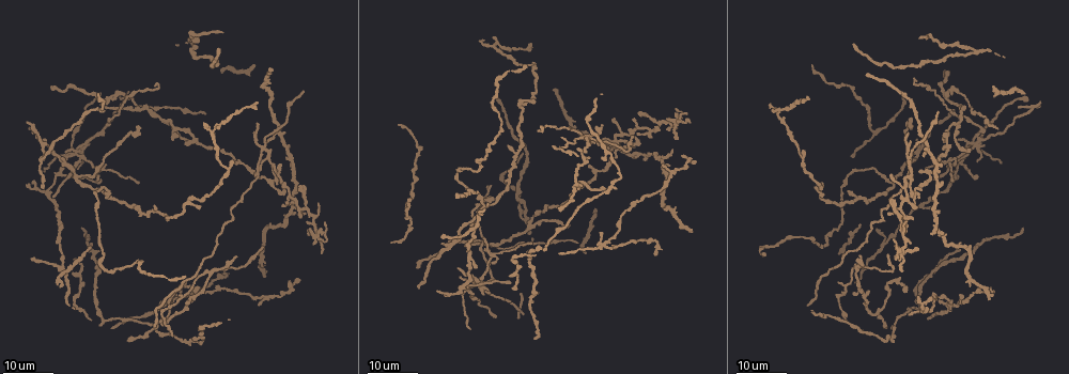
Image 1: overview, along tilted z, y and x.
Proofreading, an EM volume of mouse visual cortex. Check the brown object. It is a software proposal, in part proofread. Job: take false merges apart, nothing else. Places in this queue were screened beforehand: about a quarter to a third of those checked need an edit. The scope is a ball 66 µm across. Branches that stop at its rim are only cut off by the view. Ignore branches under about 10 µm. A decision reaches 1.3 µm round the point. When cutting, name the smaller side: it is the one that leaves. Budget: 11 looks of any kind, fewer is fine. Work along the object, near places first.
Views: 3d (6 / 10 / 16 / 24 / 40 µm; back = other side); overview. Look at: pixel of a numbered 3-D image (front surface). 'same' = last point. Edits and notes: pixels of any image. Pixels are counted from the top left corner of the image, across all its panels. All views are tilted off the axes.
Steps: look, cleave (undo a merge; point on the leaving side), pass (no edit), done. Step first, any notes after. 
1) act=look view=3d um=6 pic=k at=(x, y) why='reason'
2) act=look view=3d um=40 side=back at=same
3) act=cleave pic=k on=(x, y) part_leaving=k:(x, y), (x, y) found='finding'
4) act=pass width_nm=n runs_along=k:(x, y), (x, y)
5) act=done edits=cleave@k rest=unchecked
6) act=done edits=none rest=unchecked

act=look view=3d um=24 pic=1 at=(604, 245) why='two arms in line, one across'

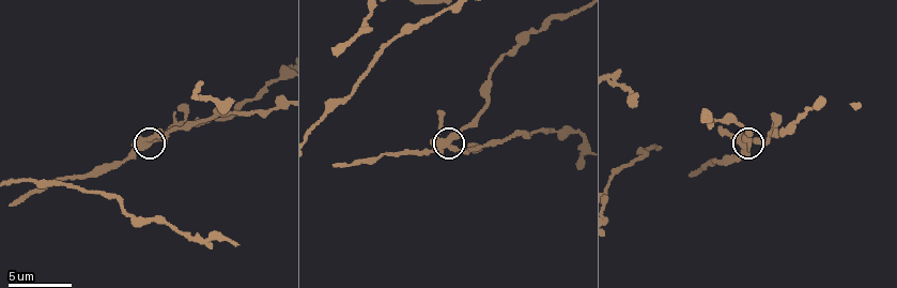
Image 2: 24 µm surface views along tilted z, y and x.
act=look view=3d um=6 pic=2 at=(453, 145)

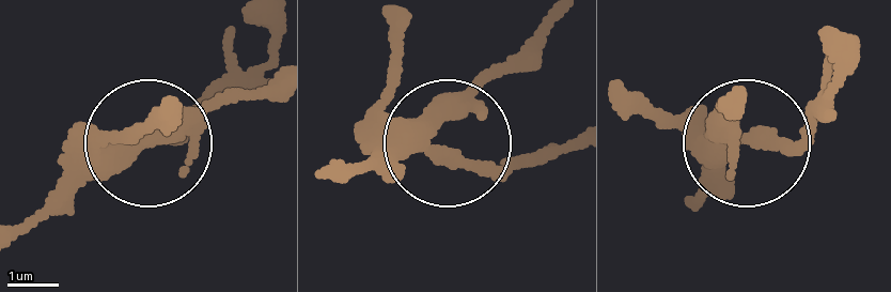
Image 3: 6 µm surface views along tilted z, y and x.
act=pass arms=3 found='continuous, no second neuron'

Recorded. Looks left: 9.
act=look view=3d um=16 pic=1 at=(210, 274) why='four-way junction'

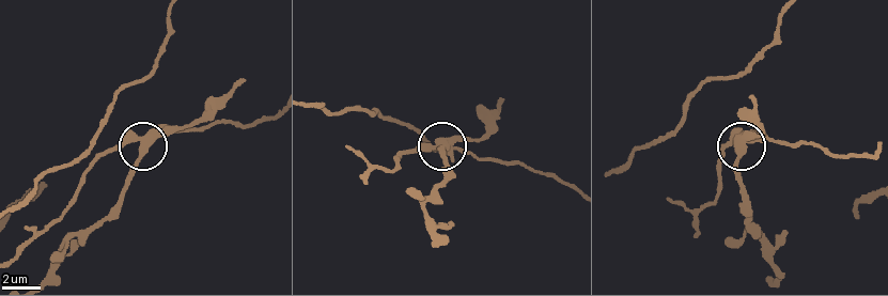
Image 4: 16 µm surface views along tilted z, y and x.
act=look view=3d um=10 pic=4 at=(740, 147)

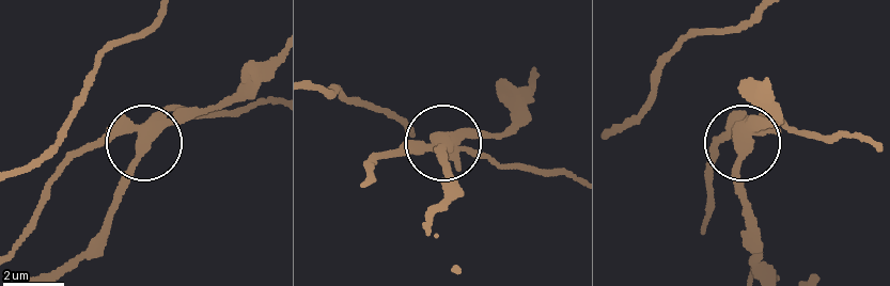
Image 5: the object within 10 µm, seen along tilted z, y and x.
act=look view=3d um=10 side=back pic=5 at=(447, 141)

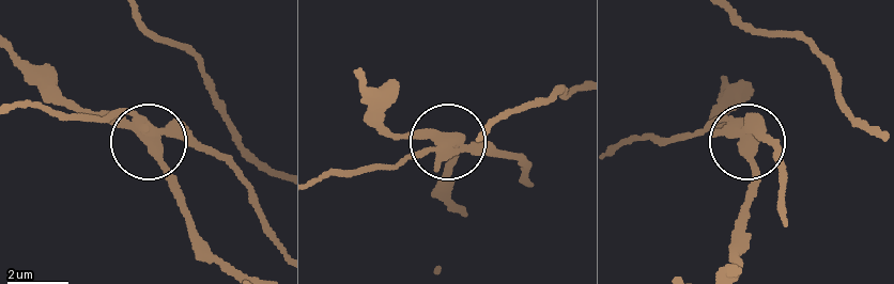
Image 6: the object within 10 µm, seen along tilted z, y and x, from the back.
act=cleave pic=6 on=(184, 123) arms=4 part_leaving=6:(145, 121), (193, 133), (220, 156), (279, 242) found='a second neuron is stuck on'

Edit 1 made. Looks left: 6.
act=look view=overview

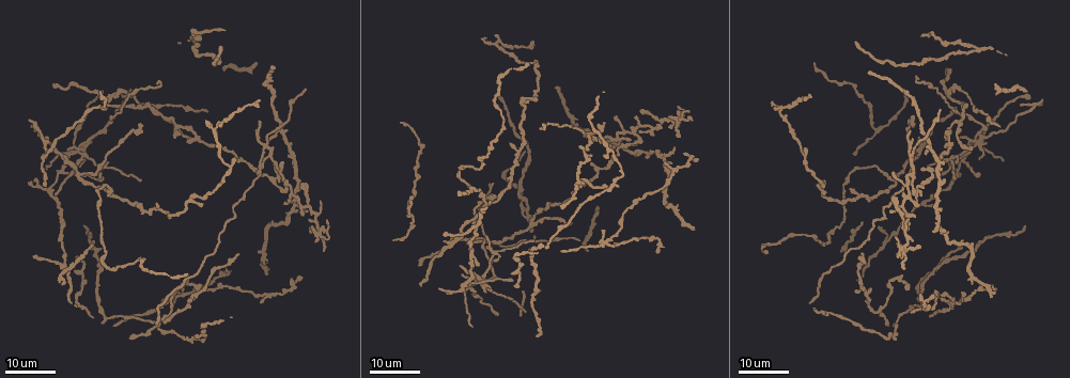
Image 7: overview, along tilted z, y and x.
act=look view=3d um=24 pic=7 at=(91, 174)

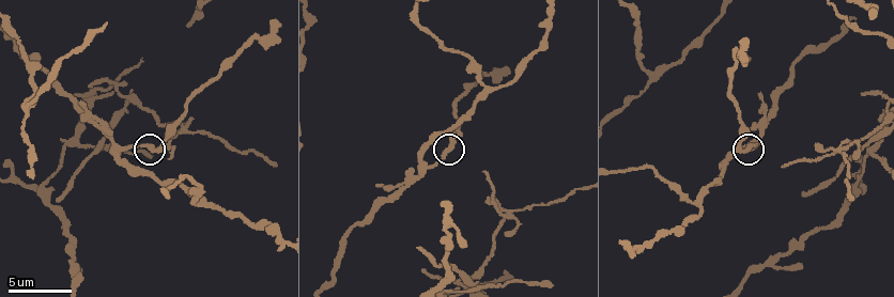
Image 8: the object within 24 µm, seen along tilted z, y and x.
act=look view=3d um=6 pic=8 at=(148, 149)

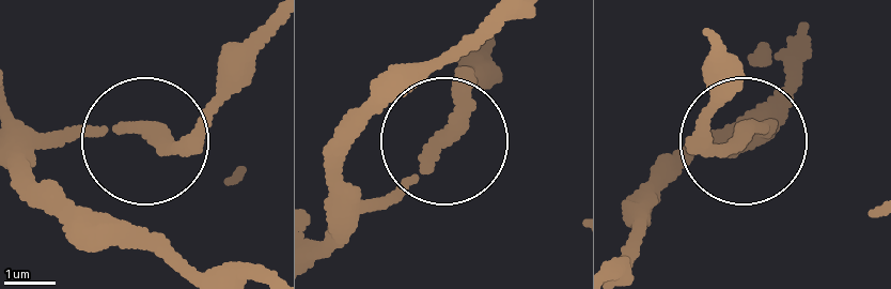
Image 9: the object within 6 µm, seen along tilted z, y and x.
act=pass width_nm=260 found='one neuron here'

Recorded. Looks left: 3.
act=look view=3d um=10 pic=8 at=(391, 197) why='three-way junction'

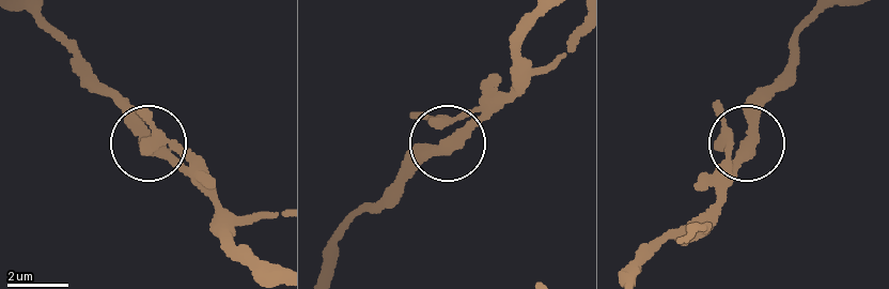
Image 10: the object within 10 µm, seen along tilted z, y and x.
act=look view=3d um=6 pic=10 at=(448, 143) why='zoom in'

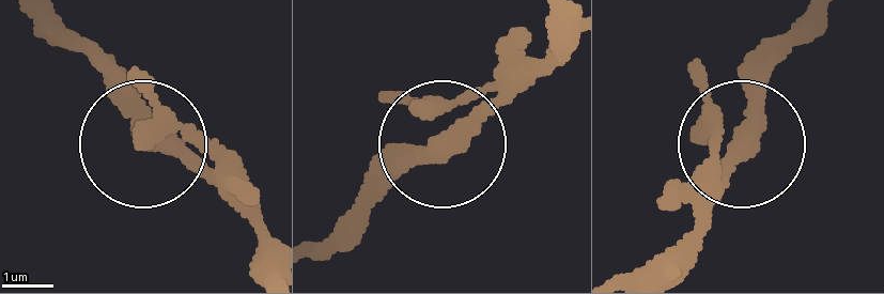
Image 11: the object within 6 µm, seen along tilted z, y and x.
act=pass width_nm=380 found='continuous, no second neuron'

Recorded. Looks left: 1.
act=done edits=cleave@6 rest=unchecked

